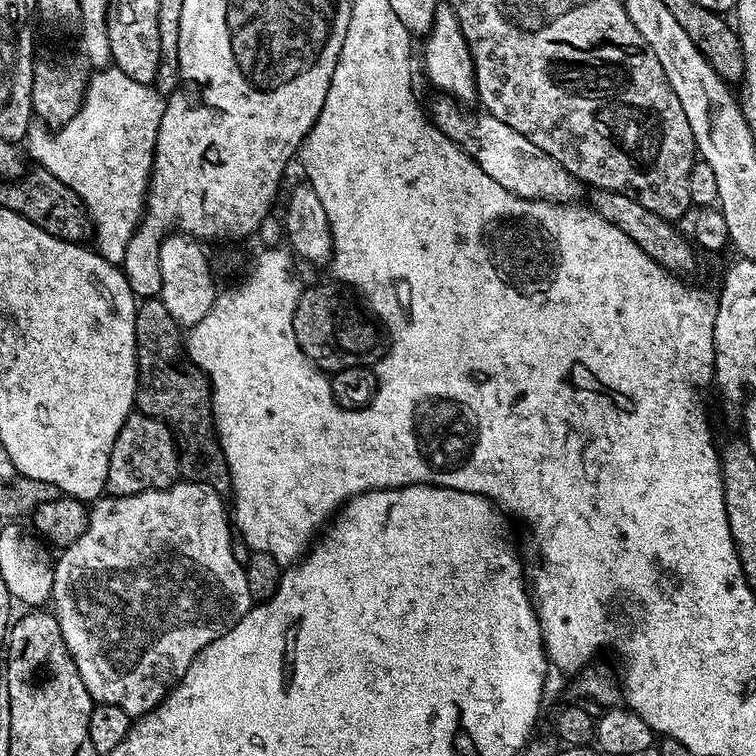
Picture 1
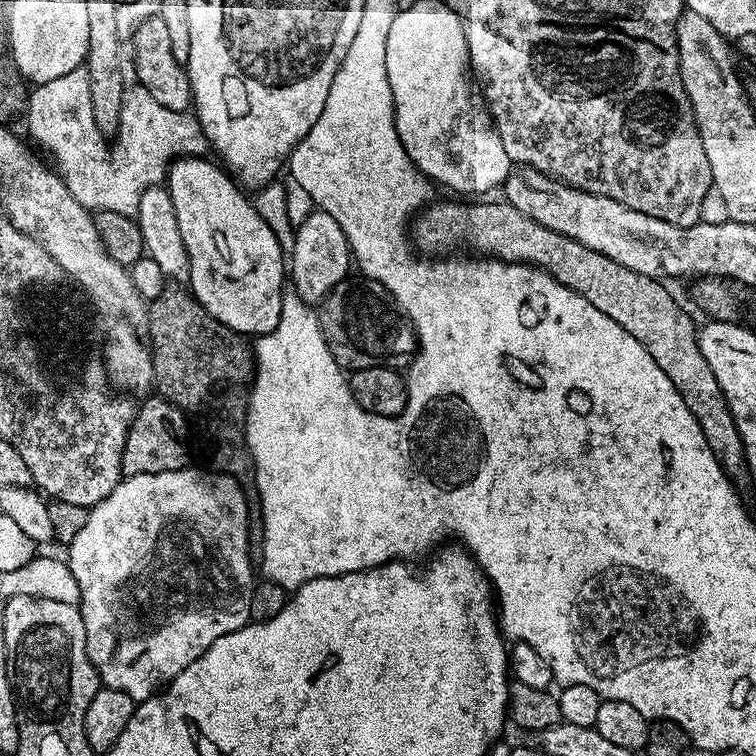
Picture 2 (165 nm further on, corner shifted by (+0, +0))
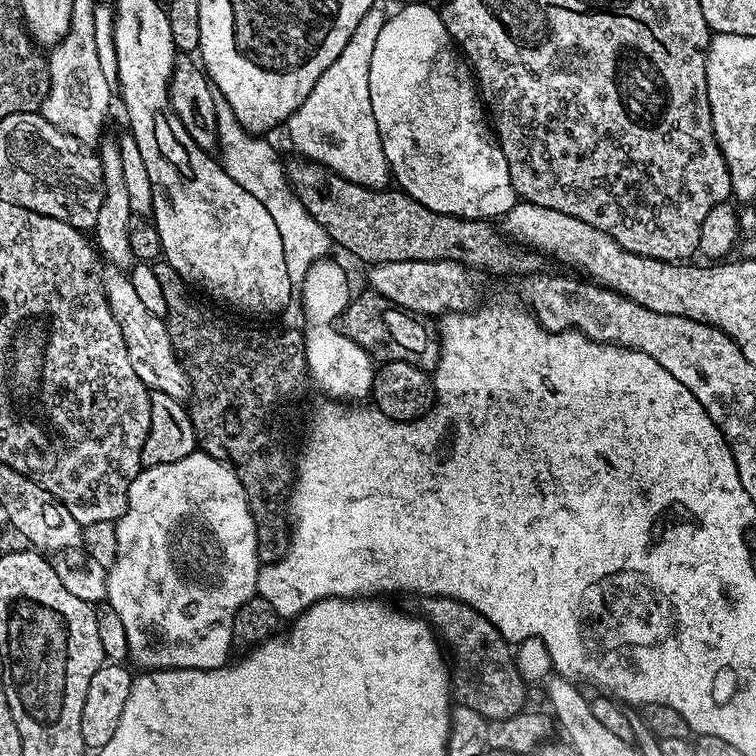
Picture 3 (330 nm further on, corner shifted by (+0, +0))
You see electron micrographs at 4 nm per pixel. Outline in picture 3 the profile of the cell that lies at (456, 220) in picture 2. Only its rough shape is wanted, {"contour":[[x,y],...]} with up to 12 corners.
{"contour":[[312,160],[286,171],[365,265],[449,260],[524,278],[546,264],[489,221],[438,214]]}

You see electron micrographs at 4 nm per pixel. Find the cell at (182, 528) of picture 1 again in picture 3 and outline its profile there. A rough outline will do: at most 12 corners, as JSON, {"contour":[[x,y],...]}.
{"contour":[[144,468],[106,603],[137,669],[222,668],[256,595],[242,482]]}

